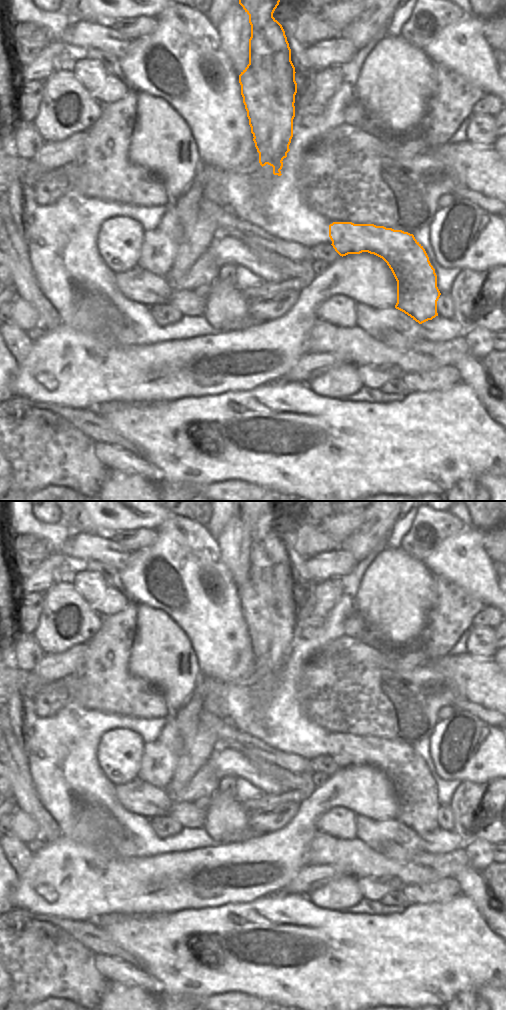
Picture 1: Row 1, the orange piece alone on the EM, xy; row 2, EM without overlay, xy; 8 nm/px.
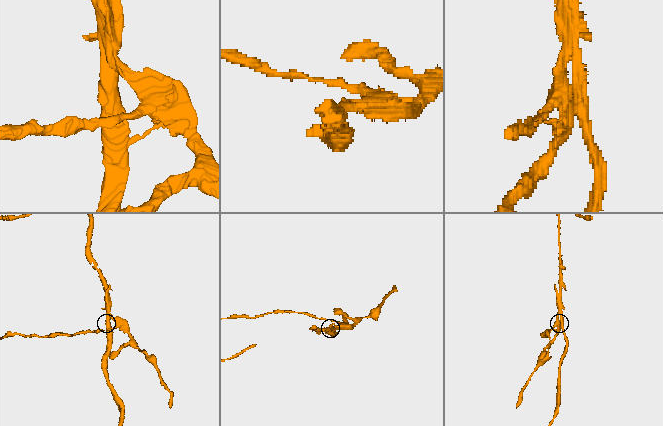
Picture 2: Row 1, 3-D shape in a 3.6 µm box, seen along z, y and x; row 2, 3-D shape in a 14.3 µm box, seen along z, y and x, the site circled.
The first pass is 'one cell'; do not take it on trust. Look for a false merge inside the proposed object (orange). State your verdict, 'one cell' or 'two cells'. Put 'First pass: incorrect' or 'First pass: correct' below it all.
two cells
First pass: incorrect

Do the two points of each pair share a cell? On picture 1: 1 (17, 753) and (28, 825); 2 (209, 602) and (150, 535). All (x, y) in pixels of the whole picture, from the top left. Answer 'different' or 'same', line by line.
1: different
2: different

